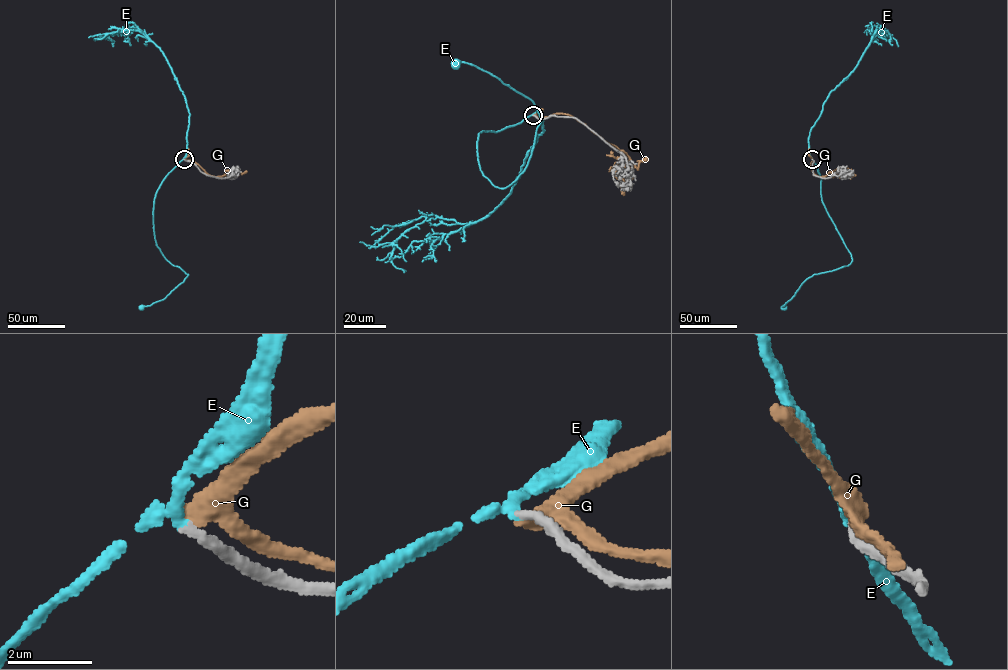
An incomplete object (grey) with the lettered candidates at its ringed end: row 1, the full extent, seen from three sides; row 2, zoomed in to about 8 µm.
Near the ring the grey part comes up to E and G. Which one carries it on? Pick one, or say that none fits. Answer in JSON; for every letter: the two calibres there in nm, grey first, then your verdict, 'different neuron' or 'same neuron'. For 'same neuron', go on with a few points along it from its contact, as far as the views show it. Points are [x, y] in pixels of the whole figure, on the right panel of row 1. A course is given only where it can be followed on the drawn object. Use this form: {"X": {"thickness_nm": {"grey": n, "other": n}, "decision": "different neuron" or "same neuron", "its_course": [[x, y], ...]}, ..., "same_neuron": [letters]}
{"E": {"thickness_nm": {"grey": 260, "other": 200}, "decision": "same neuron", "its_course": [[812, 159], [820, 176], [822, 202], [852, 261], [848, 265], [807, 278], [783, 308]]}, "G": {"thickness_nm": {"grey": 260, "other": 360}, "decision": "different neuron"}, "same_neuron": ["E"]}

